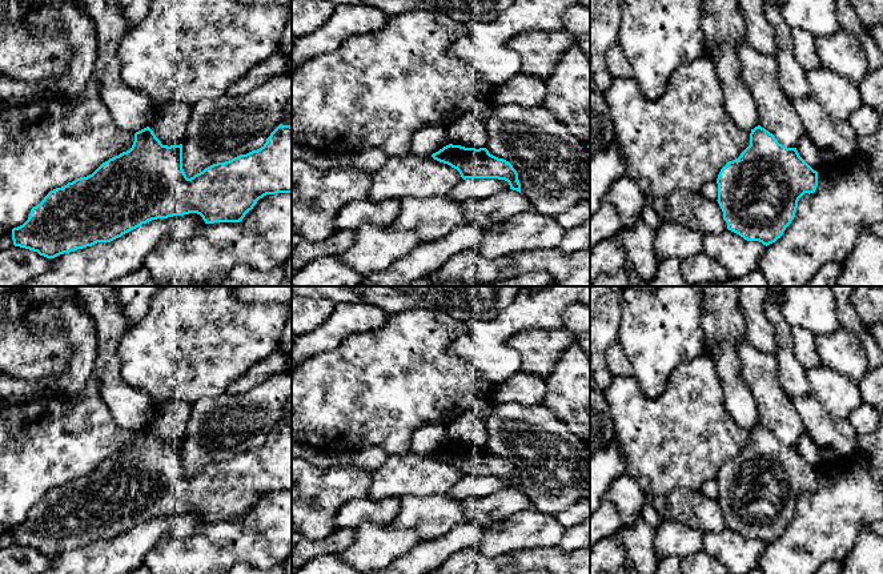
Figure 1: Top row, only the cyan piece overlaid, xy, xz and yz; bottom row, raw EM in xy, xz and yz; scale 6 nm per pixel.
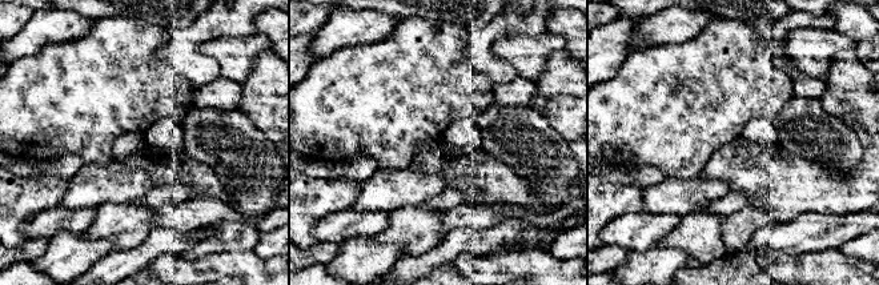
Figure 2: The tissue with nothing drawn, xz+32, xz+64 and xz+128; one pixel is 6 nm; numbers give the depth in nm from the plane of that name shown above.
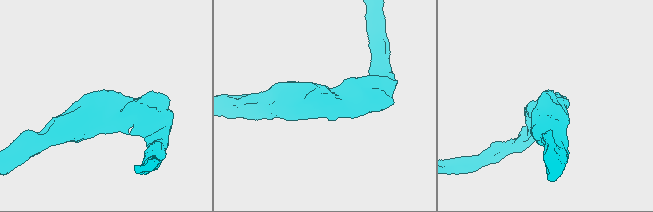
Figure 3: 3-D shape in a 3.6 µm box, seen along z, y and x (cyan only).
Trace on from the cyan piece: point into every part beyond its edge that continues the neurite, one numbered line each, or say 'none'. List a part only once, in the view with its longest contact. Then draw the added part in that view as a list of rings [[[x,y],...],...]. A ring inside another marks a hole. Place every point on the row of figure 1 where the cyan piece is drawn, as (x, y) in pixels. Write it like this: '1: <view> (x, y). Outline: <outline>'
none

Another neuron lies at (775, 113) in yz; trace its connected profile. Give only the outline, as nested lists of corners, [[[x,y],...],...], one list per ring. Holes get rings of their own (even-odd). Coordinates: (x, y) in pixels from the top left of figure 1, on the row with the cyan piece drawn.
[[[746,39],[738,48],[740,80],[748,88],[762,128],[775,136],[779,144],[796,148],[804,135],[791,100],[778,80],[775,57],[756,52]]]

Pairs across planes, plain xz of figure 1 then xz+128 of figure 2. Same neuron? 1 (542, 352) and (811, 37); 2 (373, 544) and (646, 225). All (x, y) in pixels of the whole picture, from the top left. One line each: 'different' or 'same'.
1: same
2: different

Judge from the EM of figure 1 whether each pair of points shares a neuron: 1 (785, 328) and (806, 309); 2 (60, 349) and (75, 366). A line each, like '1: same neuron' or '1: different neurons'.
1: different neurons
2: different neurons

